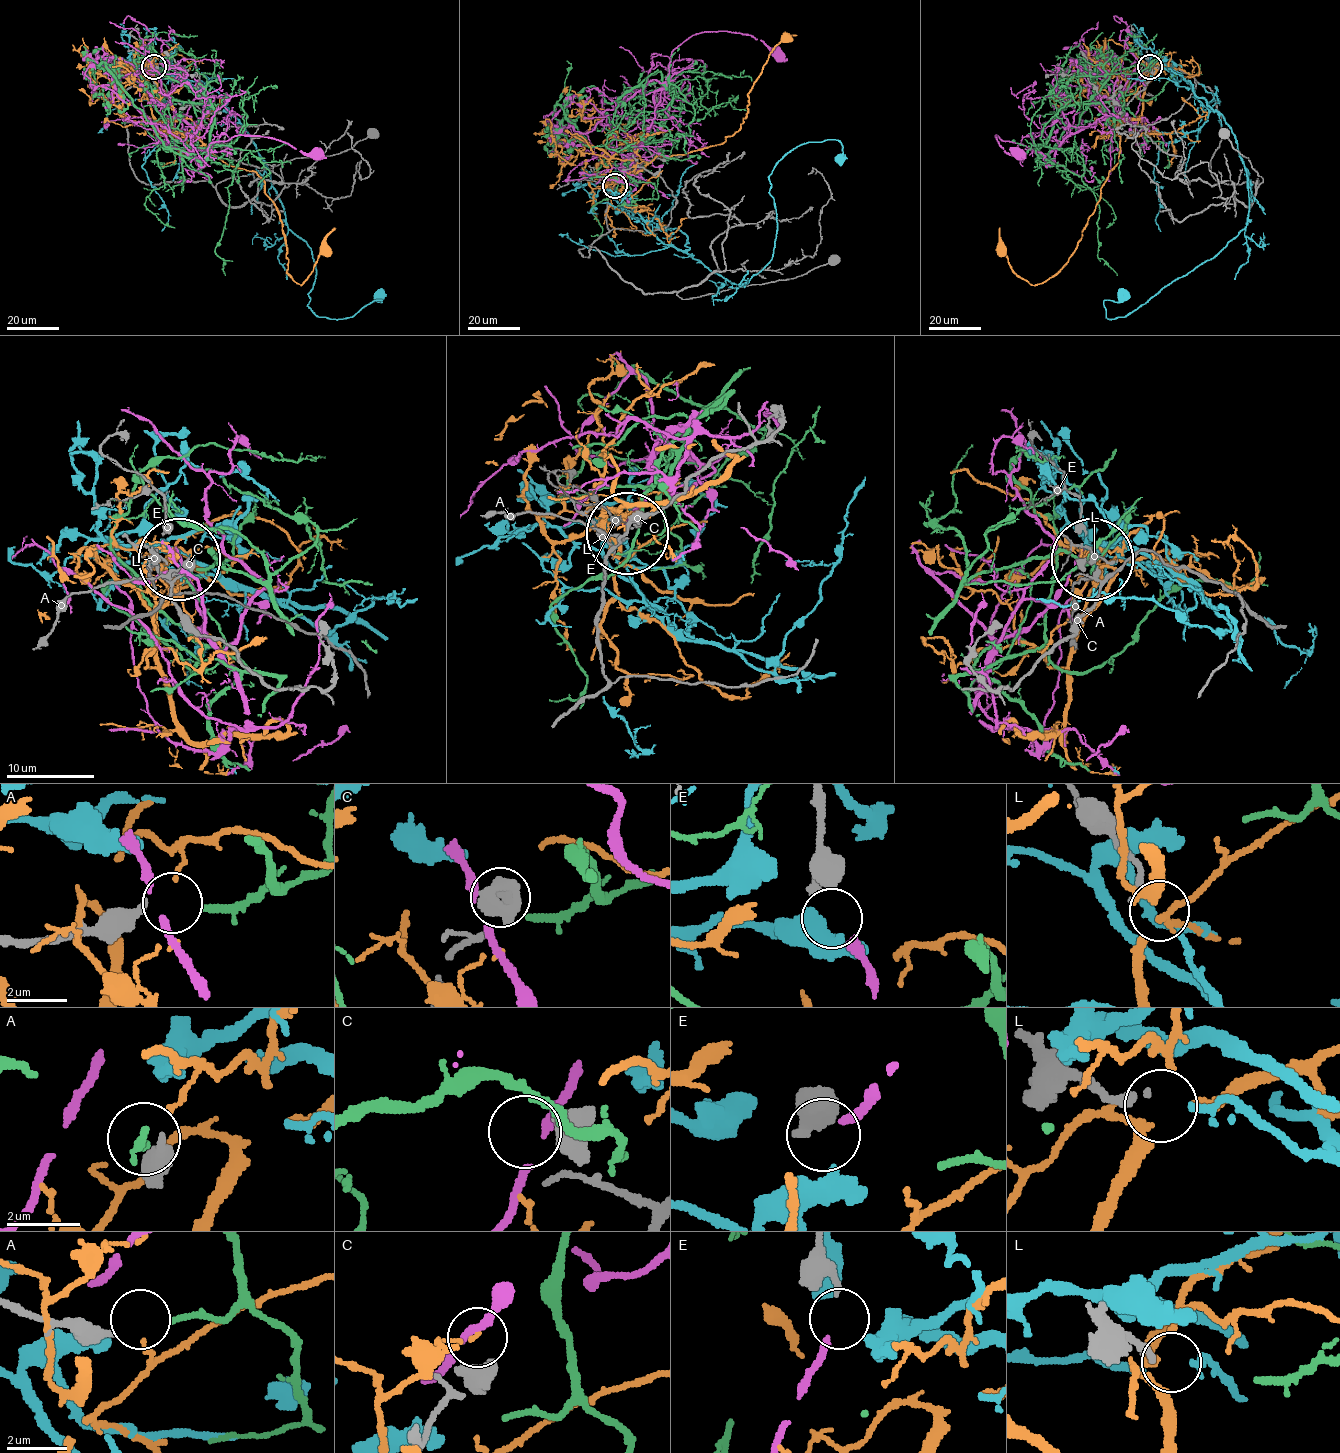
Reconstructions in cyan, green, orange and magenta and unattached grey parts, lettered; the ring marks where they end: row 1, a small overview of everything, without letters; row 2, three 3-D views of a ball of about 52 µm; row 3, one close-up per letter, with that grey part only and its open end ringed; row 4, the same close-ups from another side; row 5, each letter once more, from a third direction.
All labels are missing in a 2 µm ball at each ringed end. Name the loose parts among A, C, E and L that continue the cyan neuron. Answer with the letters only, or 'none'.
L

